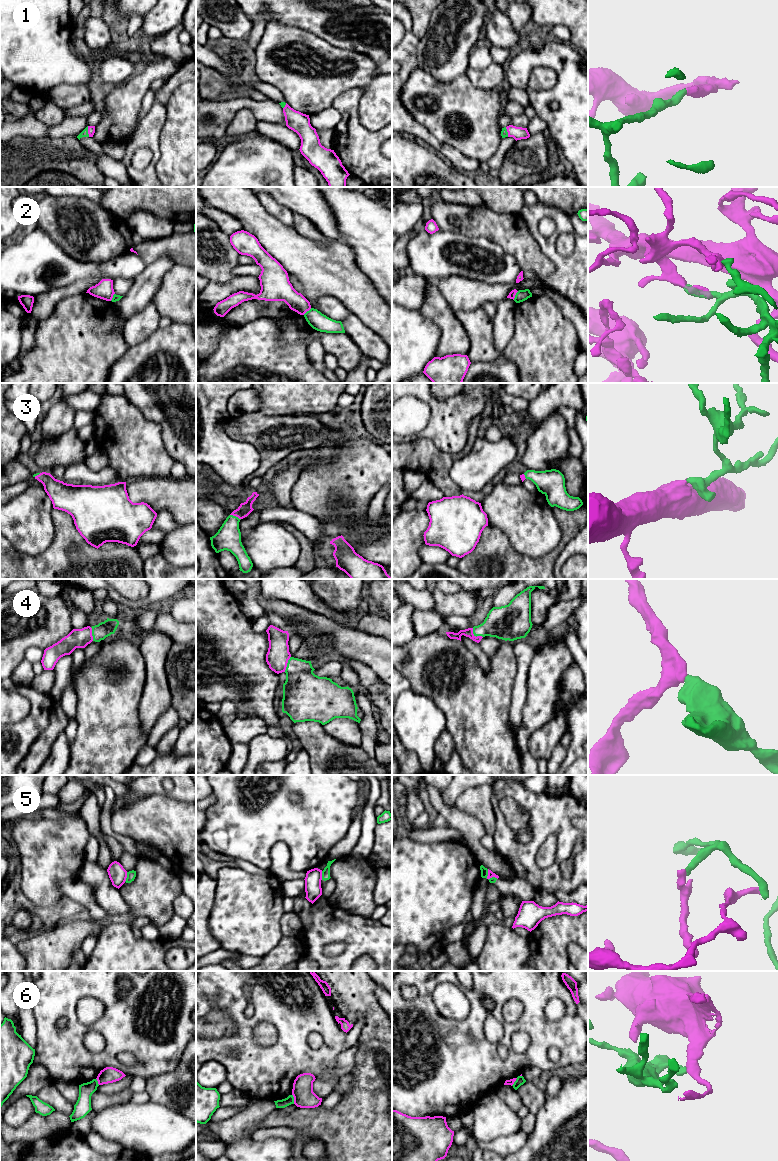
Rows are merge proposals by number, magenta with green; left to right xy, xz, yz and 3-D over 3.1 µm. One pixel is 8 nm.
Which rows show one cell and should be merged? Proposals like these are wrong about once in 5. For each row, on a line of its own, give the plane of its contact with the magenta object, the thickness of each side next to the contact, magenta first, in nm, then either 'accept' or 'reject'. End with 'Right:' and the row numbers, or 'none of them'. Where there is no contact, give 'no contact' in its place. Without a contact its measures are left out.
1: contact in xy; calibres 60 and 60 nm; accept
2: contact in yz; calibres 50 and 90 nm; reject
3: contact in xz; calibres 100 and 200 nm; accept
4: contact in yz; calibres 70 and 260 nm; accept
5: contact in yz; calibres 50 and 60 nm; reject
6: contact in xz; calibres 170 and 70 nm; reject
Right: 1, 3, 4

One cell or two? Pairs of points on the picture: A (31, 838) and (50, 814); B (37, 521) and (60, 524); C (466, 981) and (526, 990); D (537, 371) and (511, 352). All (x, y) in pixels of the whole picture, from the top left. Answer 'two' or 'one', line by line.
A: two
B: two
C: two
D: one

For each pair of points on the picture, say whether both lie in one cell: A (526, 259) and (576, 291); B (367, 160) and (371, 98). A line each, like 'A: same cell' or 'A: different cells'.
A: different cells
B: different cells

